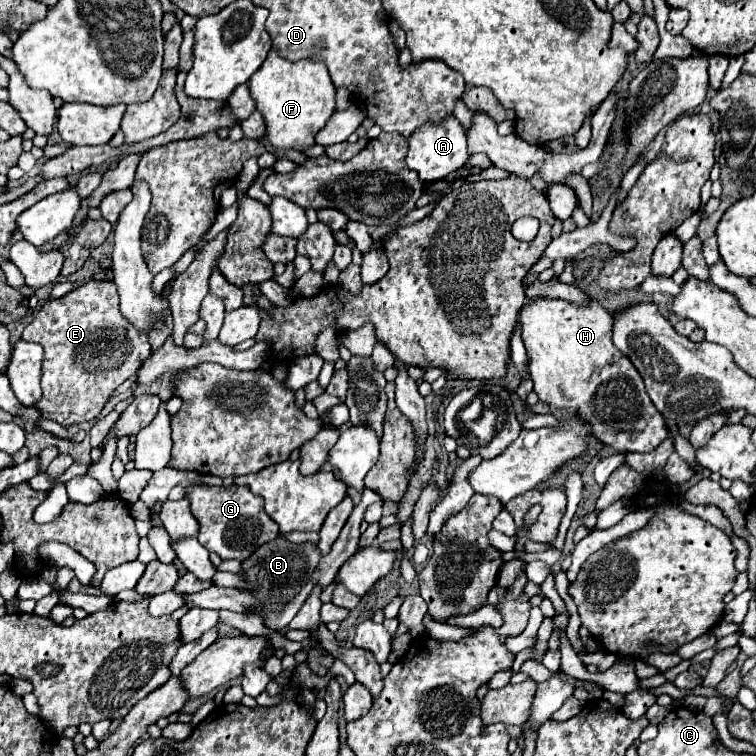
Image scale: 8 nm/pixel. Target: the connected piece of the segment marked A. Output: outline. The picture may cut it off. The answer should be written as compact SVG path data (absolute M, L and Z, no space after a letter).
M454 116L442 122L442 126L424 126L422 130L418 130L418 134L414 134L414 138L408 138L408 146L410 146L408 158L406 158L408 168L416 170L418 178L424 184L446 180L452 172L460 170L470 156L466 148L466 132Z

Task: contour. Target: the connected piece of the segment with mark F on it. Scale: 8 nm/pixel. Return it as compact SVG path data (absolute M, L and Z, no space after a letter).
M270 50L262 70L254 74L248 82L250 94L258 106L258 112L266 120L266 138L276 148L284 150L304 150L314 144L314 136L334 112L334 84L330 80L328 68L324 62L314 60L296 60L290 62L278 54L278 50Z

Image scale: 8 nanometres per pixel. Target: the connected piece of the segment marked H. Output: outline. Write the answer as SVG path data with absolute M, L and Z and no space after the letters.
M538 298L522 306L520 328L522 342L528 352L534 392L542 402L552 408L566 408L580 414L590 424L594 438L598 438L606 446L612 446L616 452L652 452L668 438L664 416L654 410L654 404L644 390L642 376L632 366L632 362L614 346L612 314L602 308L600 302L590 300L586 306L576 306L560 298Z

